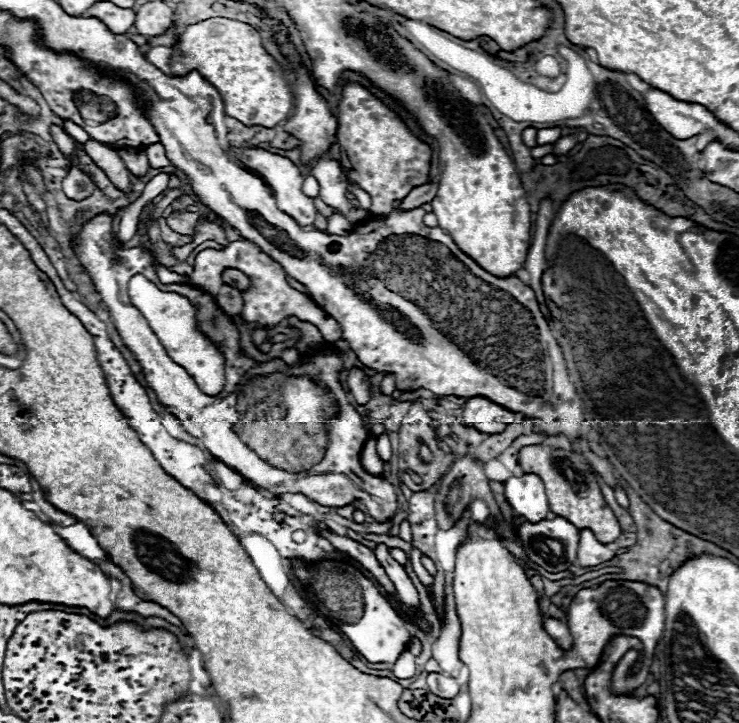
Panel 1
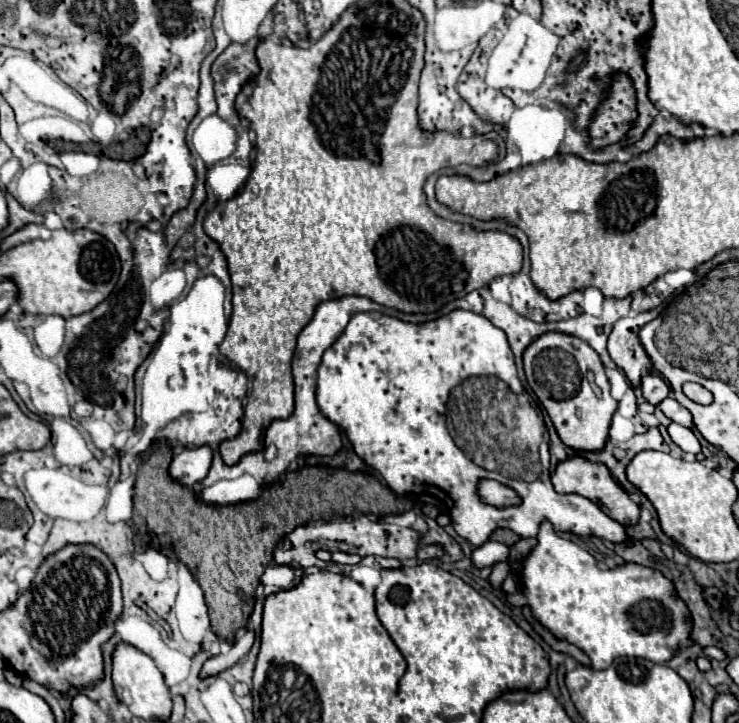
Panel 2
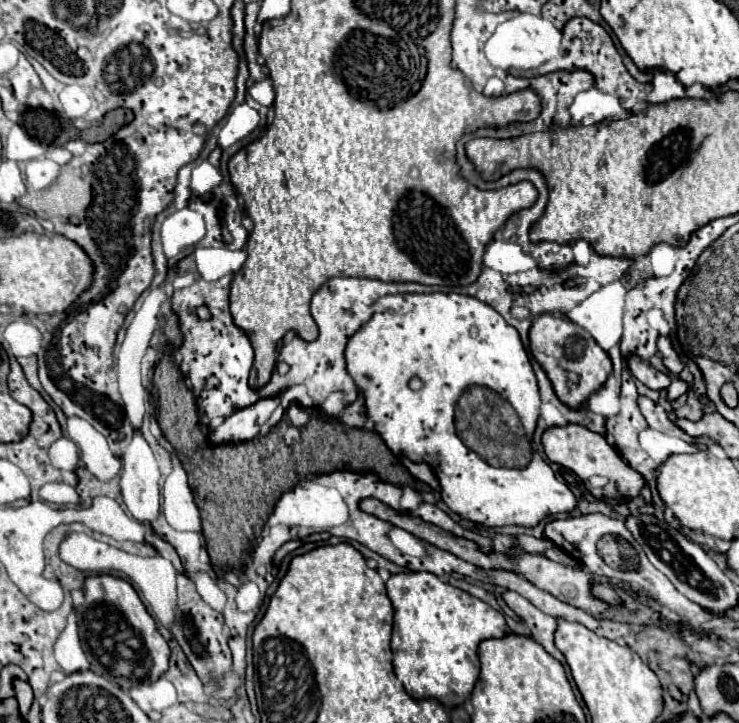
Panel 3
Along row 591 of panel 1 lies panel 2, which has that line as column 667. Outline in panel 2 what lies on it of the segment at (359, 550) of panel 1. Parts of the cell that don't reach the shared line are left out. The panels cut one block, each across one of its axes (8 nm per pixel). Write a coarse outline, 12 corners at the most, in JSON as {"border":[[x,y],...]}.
{"border":[[642,376],[642,394],[660,404],[670,394],[662,376]]}

